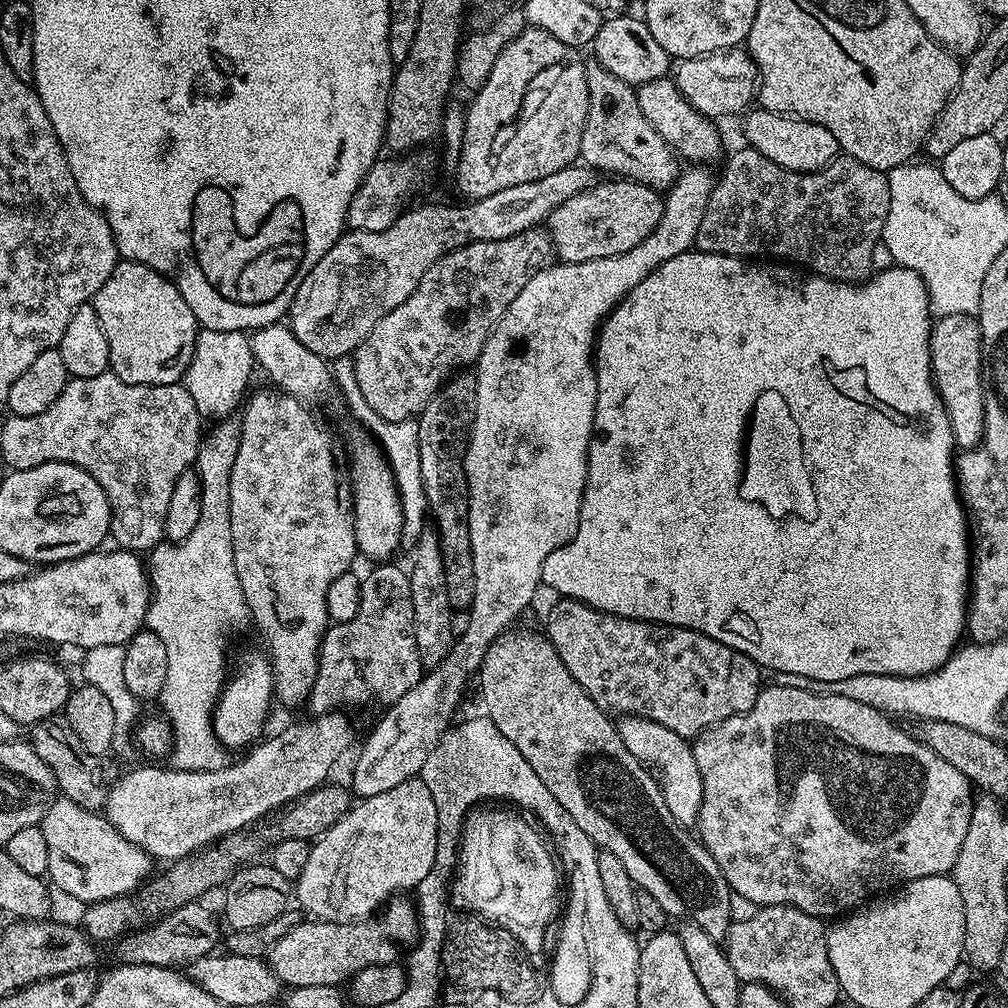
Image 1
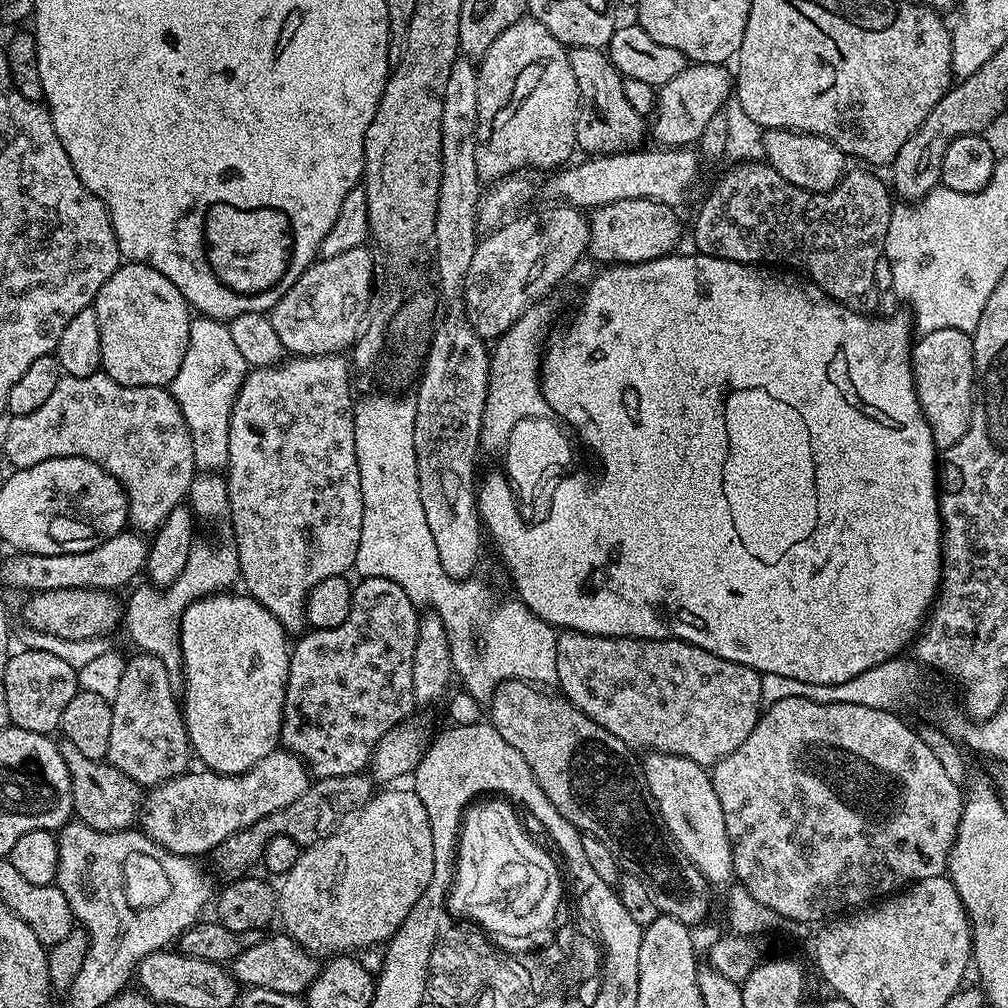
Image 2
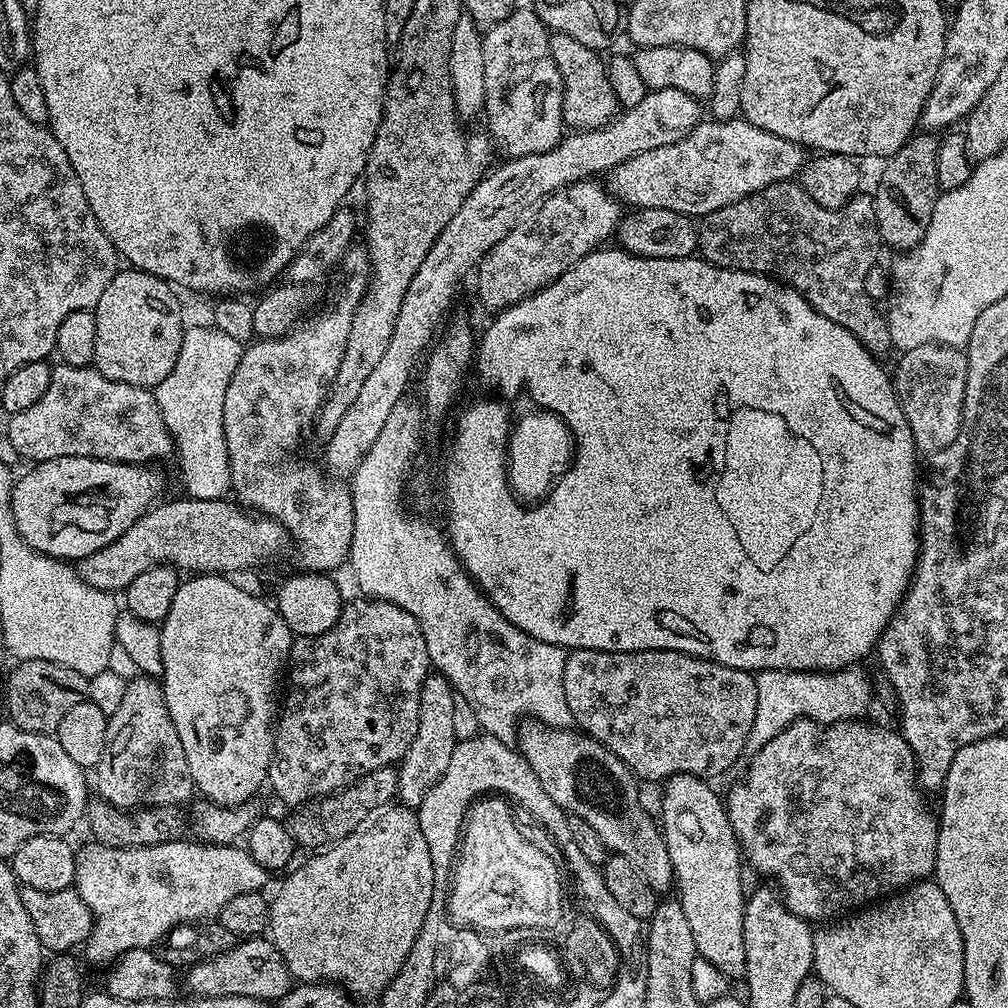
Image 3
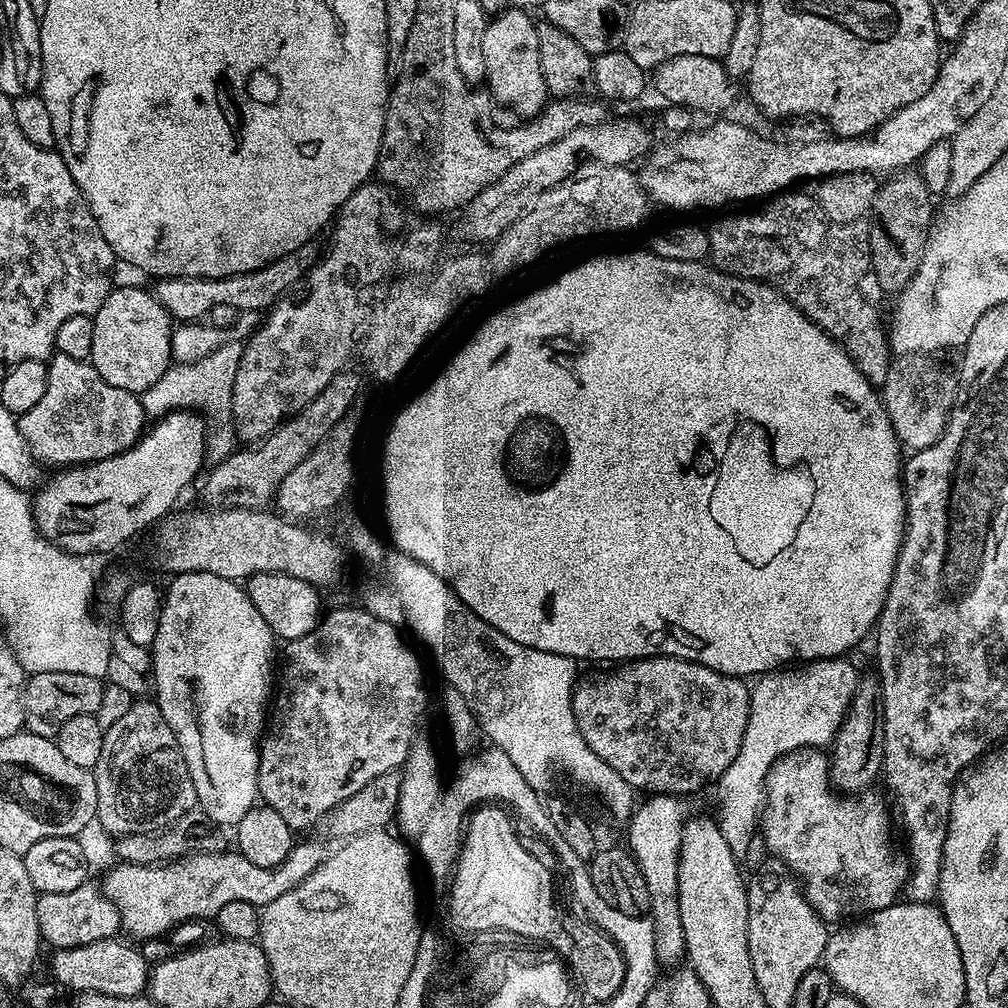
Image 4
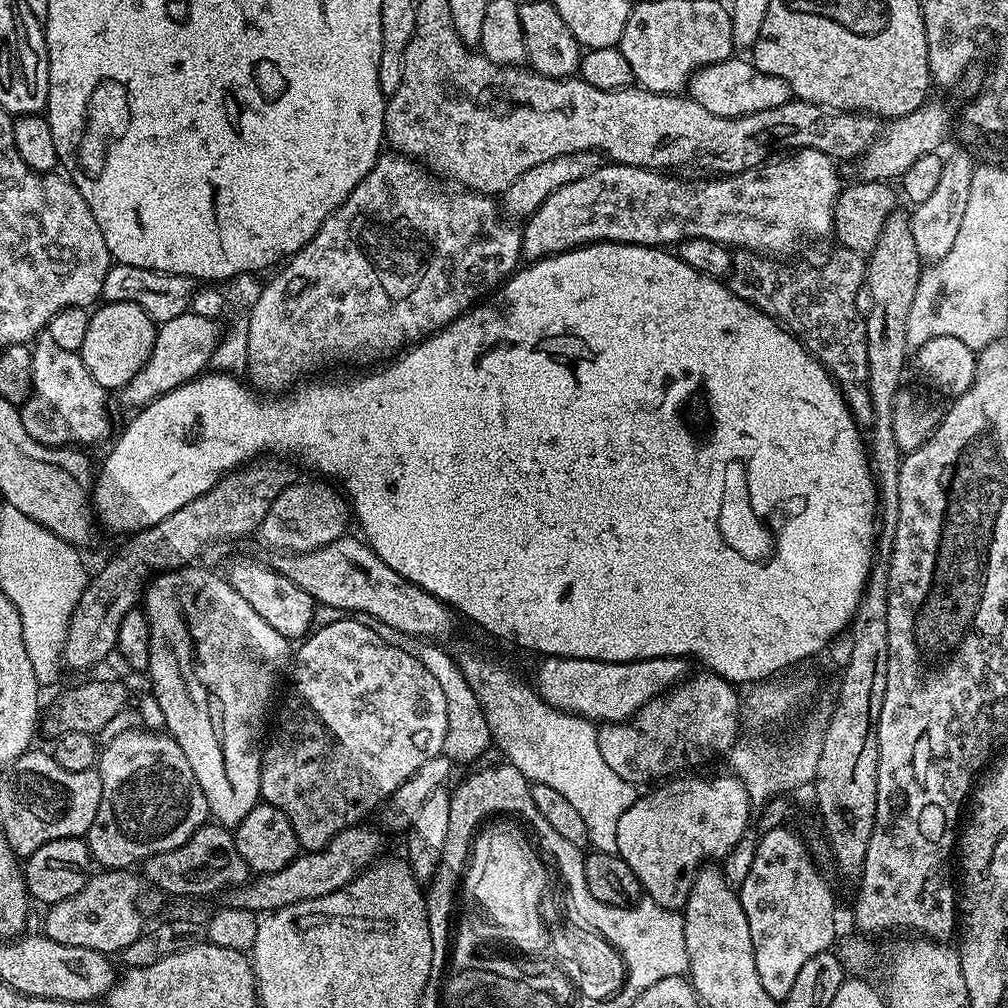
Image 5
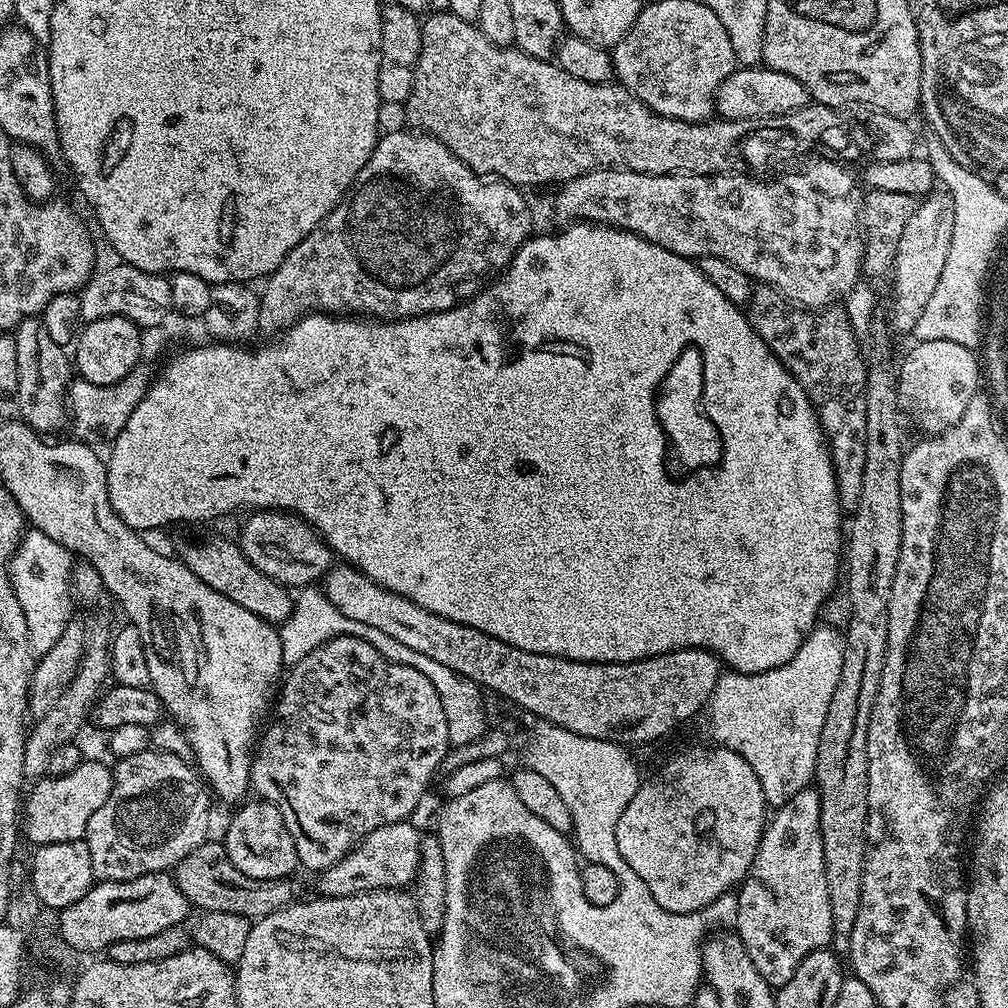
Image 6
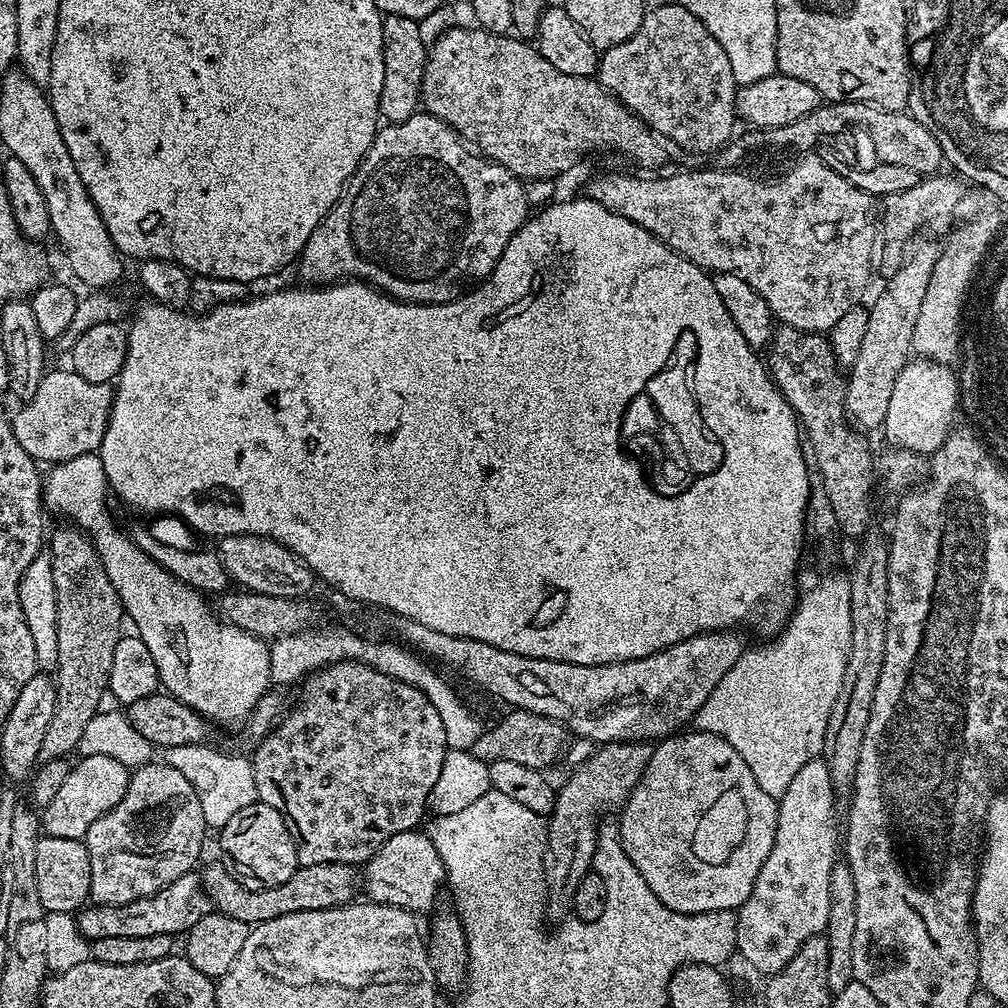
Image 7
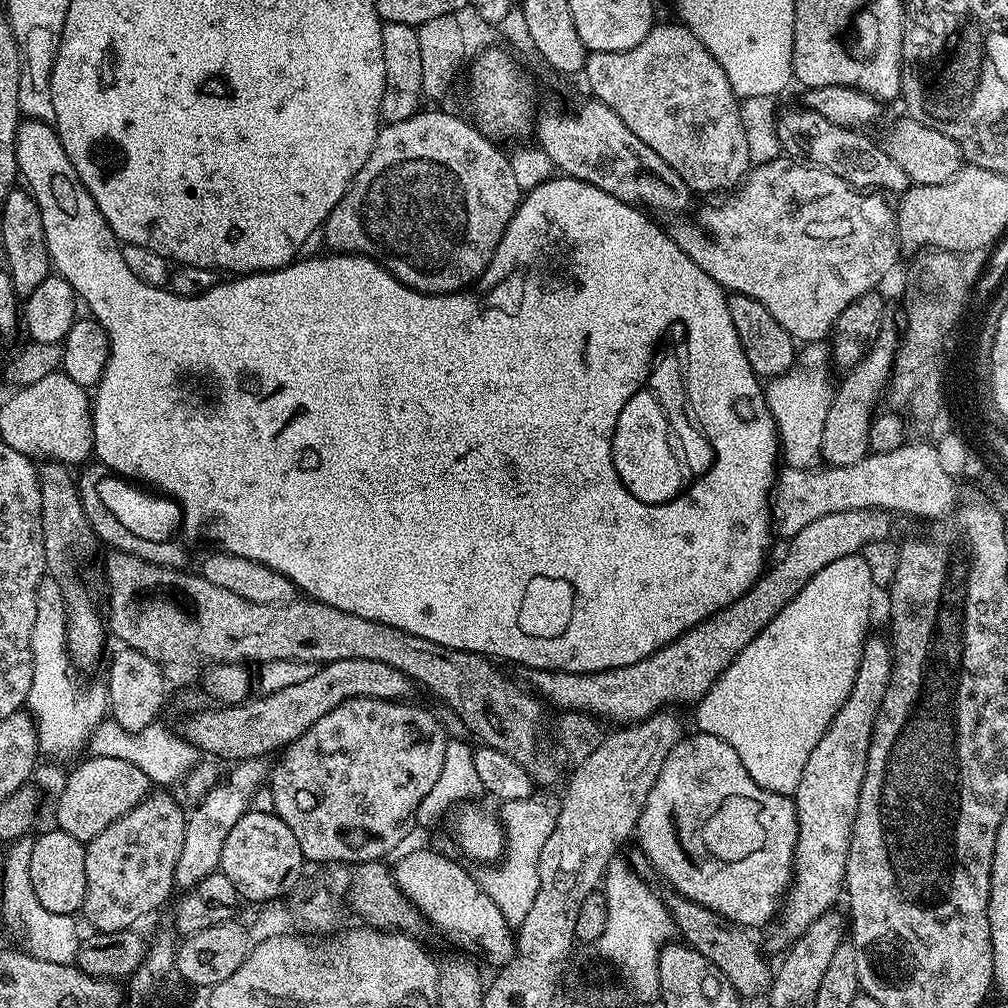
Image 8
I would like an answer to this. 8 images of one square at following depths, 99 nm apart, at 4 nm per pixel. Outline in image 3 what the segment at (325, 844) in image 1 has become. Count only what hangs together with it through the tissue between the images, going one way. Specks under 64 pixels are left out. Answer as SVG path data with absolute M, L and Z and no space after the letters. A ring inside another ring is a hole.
M389 806L367 826L309 856L312 857L301 868L293 867L287 873L276 897L271 897L270 939L282 954L293 981L339 982L353 997L379 997L402 970L430 910L434 862L422 834L420 817L413 809Z

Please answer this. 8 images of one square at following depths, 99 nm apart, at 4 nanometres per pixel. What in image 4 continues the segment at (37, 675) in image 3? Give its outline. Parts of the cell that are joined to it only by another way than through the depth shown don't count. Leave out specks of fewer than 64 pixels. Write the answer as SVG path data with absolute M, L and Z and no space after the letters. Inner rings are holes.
M33 672L25 679L20 701L24 711L24 728L39 736L55 738L58 730L78 714L95 714L104 705L106 684L101 677L61 672Z

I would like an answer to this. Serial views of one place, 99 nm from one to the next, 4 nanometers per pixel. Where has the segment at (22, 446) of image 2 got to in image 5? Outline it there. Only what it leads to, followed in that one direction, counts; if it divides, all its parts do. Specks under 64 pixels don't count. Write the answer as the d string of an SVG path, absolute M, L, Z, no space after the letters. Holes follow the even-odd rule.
M46 330L36 337L31 350L34 364L32 397L20 408L26 434L30 434L30 438L34 438L39 444L51 448L96 444L108 435L111 437L113 432L112 416L108 413L109 389L98 386L98 382L90 378L90 370L86 370L79 352L62 350L62 346L58 346Z

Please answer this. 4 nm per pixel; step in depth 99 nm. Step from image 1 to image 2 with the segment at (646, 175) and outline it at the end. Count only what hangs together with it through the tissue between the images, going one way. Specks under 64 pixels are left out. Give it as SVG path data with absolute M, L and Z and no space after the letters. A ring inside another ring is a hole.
M578 46L568 49L570 70L578 82L578 114L576 115L576 146L584 154L627 152L635 140L646 136L646 120L626 98L625 77L612 65L603 48Z

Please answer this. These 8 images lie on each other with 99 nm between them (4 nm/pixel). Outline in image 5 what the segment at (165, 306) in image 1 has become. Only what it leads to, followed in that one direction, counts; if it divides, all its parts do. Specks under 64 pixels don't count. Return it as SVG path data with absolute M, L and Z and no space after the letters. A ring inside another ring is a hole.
M134 302L101 303L90 315L90 327L86 330L86 338L79 350L86 370L90 370L90 378L94 378L98 386L109 390L124 388L146 366L154 350L157 327L158 324L150 314Z

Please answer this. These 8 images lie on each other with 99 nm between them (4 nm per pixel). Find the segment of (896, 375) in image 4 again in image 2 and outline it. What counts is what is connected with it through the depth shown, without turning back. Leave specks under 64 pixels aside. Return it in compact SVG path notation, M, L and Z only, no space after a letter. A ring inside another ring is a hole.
M962 330L923 333L912 350L912 377L920 409L934 434L937 449L943 450L956 444L958 438L968 432L974 399L976 363L971 335Z

